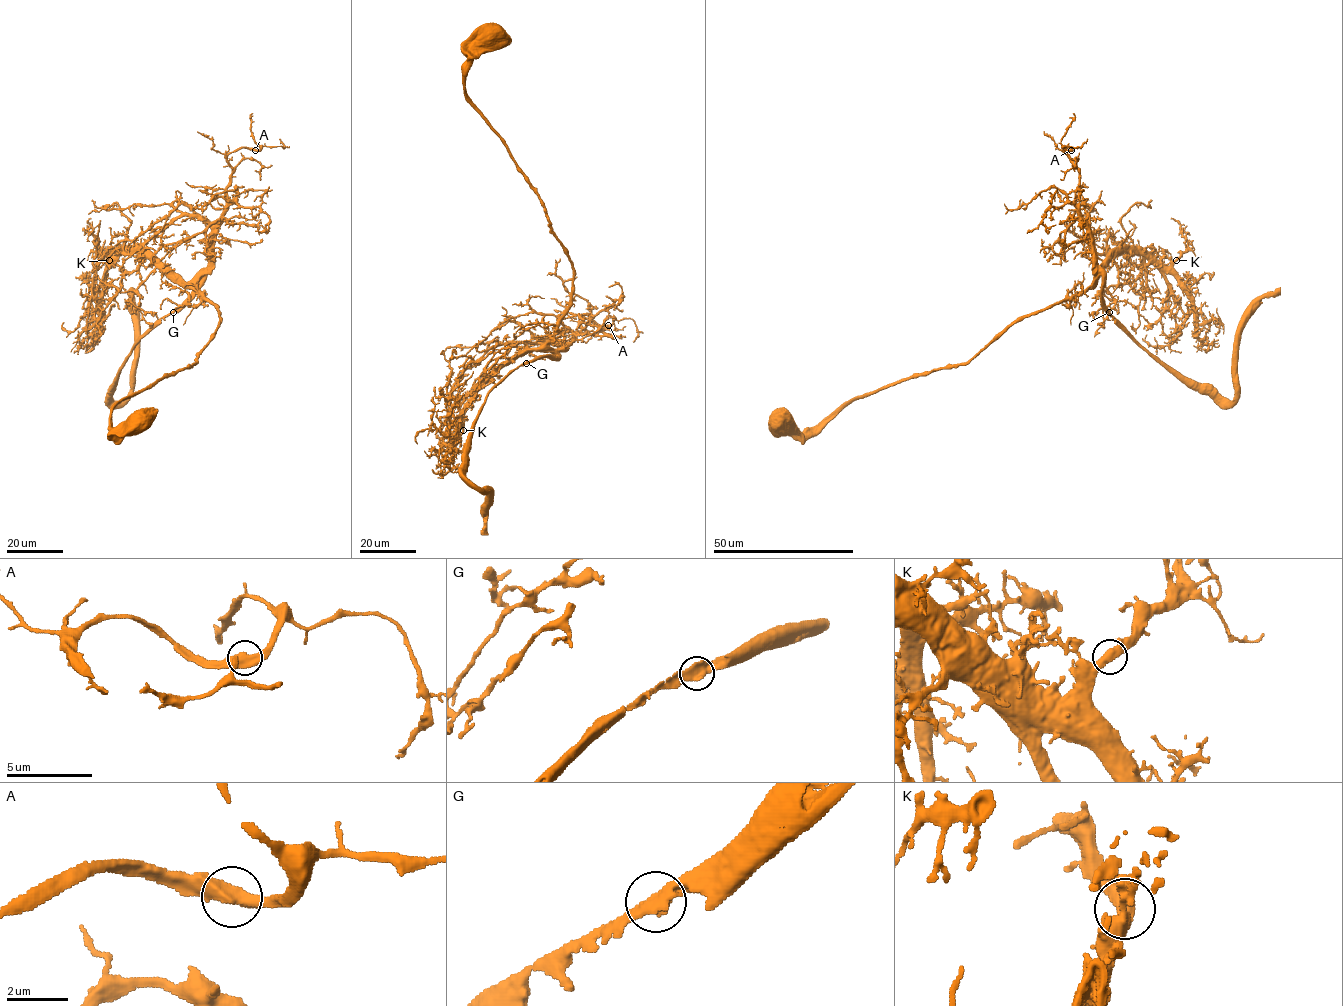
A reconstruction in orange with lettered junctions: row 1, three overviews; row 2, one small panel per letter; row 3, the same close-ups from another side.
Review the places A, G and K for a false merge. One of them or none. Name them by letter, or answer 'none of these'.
none of these

